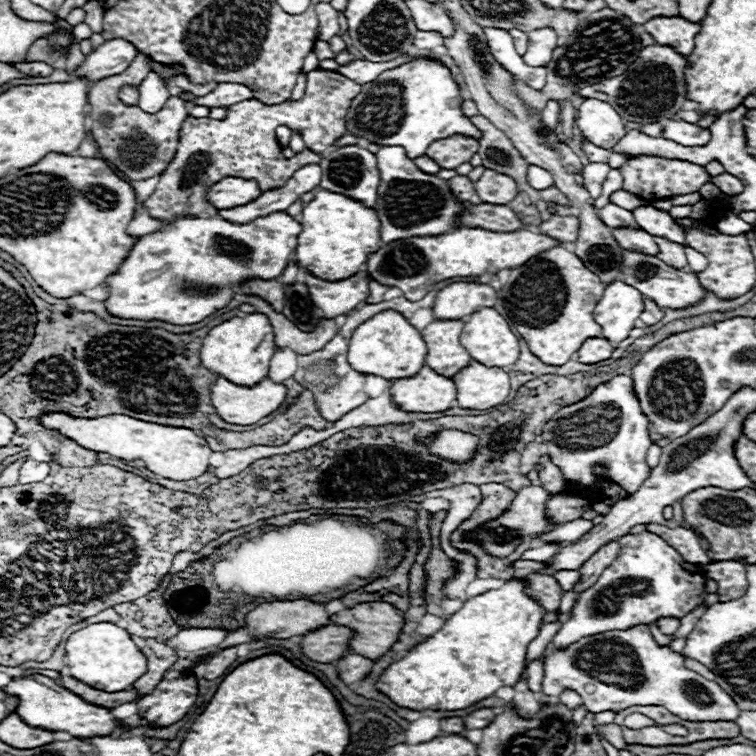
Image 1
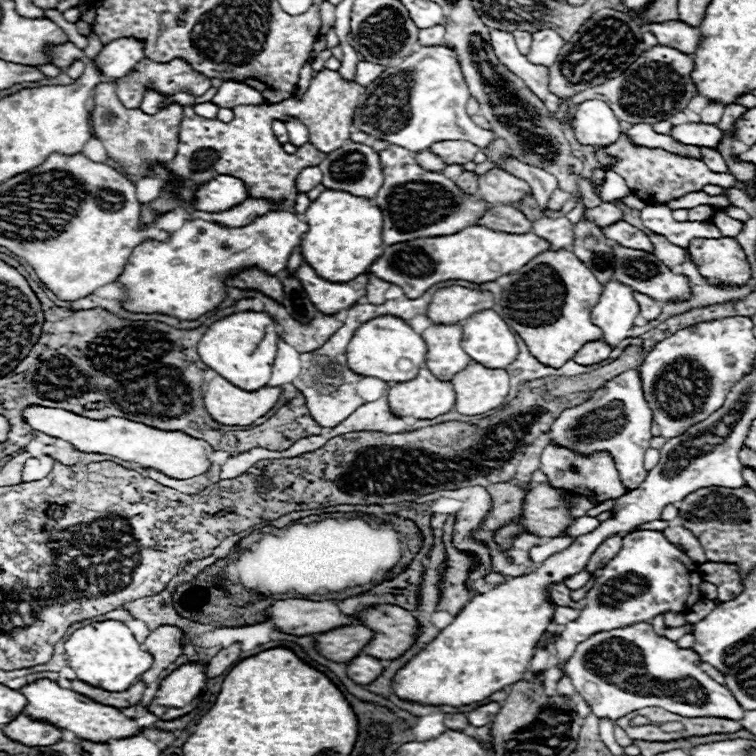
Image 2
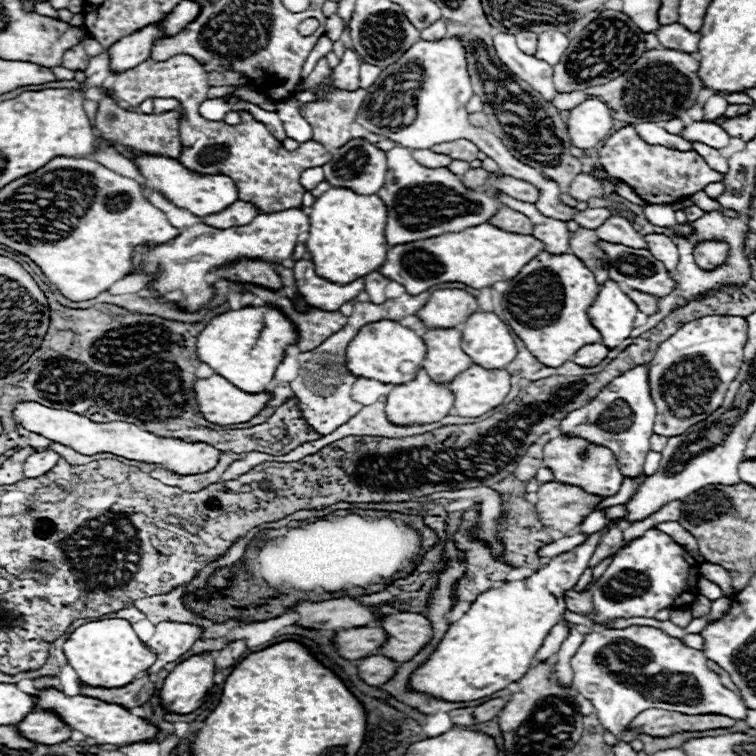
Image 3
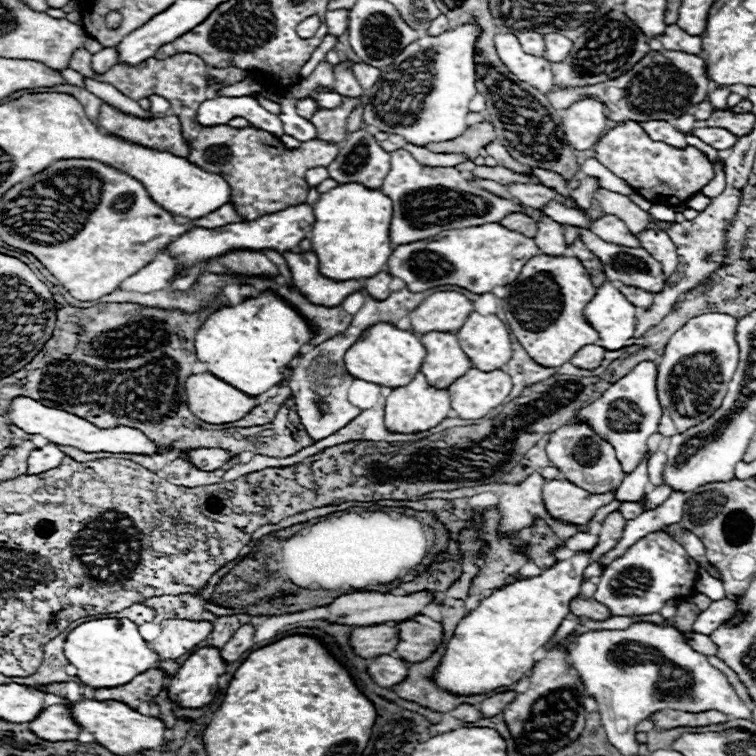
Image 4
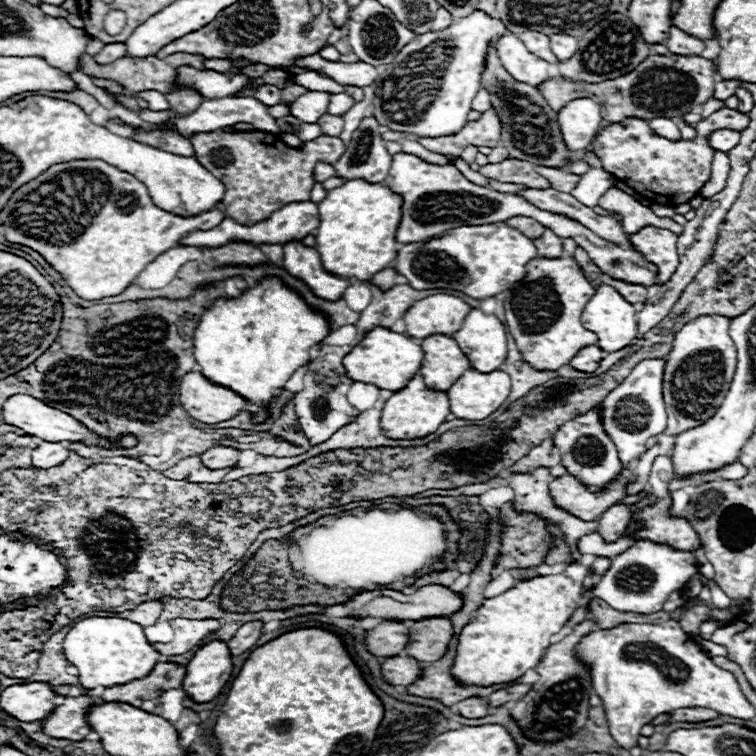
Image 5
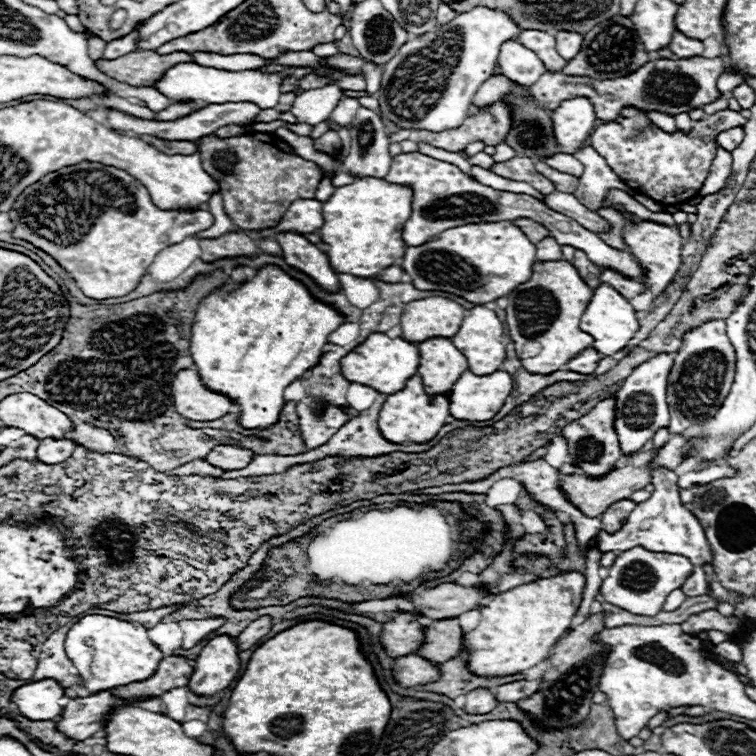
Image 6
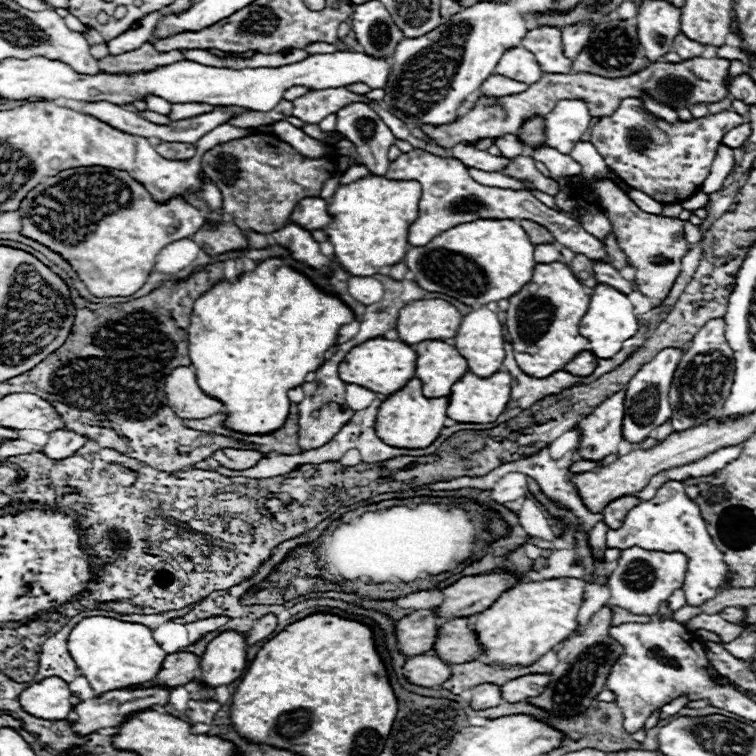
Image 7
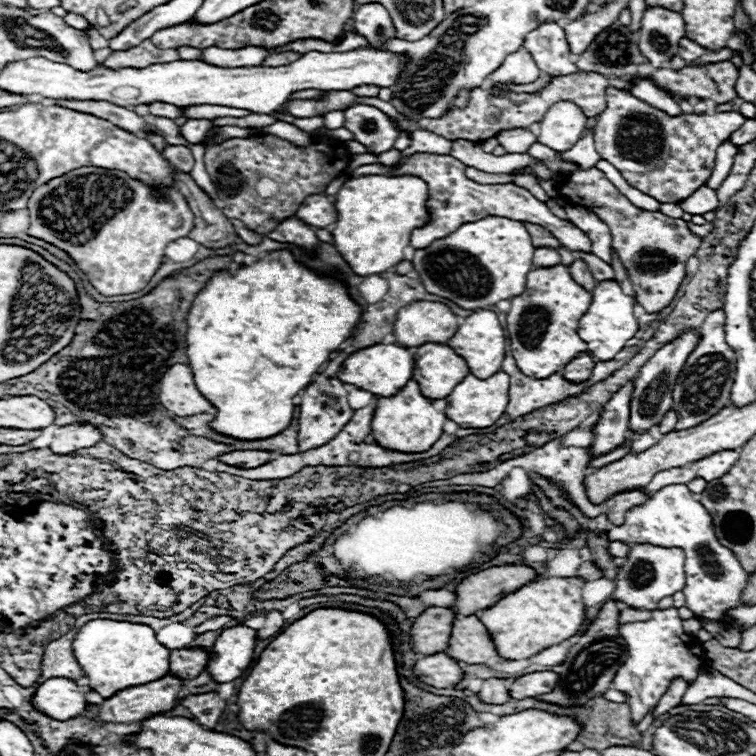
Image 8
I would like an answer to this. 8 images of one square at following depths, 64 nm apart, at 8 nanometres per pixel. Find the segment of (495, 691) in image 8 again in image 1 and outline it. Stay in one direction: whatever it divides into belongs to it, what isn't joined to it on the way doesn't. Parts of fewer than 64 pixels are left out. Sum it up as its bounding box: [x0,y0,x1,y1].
[440,716,464,734]

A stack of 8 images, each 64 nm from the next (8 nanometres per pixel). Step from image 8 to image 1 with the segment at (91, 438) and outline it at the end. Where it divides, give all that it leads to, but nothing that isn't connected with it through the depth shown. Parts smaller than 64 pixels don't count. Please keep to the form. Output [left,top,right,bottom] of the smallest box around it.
[20,460,50,484]

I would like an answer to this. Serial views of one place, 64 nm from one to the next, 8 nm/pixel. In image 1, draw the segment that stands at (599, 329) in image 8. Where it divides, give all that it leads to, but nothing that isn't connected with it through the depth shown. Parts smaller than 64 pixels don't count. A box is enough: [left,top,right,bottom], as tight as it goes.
[594,280,642,342]

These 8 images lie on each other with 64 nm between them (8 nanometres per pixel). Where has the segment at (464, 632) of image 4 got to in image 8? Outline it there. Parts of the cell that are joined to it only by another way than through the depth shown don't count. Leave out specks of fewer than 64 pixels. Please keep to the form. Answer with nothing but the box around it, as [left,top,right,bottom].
[476,578,586,660]

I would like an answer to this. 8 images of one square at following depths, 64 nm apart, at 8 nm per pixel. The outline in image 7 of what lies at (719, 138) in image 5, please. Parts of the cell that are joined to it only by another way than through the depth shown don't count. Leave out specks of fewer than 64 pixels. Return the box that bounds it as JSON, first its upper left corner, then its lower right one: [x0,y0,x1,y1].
[722,122,752,148]

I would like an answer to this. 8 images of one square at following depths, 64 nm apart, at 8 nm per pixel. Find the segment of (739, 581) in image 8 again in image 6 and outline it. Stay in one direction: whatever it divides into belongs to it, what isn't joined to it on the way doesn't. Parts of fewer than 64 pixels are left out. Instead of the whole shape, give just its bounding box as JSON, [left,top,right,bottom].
[598,468,712,598]

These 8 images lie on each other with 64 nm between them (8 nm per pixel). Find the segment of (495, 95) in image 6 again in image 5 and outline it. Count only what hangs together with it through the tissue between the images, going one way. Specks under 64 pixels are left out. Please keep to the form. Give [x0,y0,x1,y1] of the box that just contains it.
[472,88,492,112]

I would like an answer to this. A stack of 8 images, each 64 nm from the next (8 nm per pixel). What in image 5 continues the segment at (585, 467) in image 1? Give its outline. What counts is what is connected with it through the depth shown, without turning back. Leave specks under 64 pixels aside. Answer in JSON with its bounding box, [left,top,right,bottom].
[602,358,668,468]

